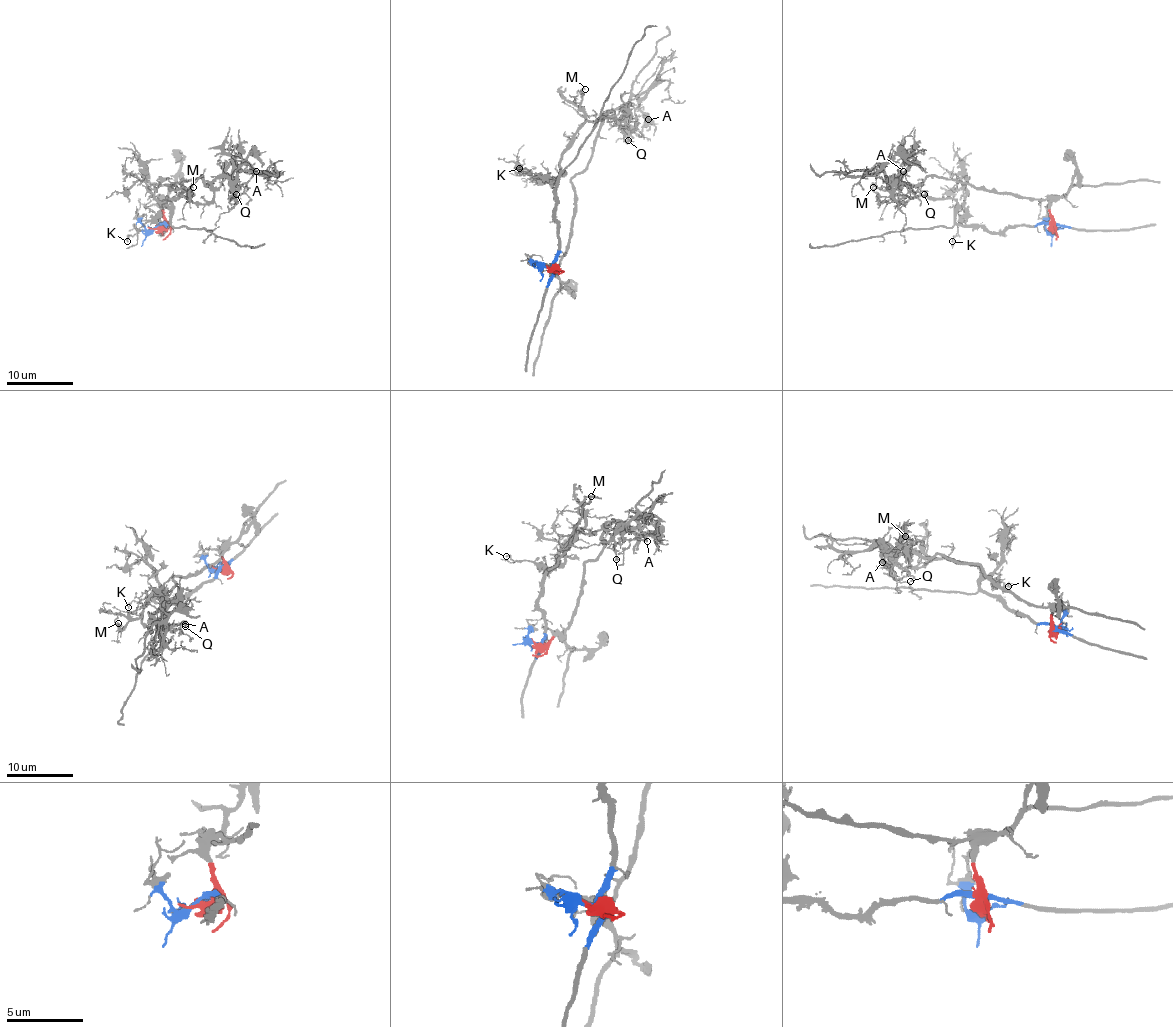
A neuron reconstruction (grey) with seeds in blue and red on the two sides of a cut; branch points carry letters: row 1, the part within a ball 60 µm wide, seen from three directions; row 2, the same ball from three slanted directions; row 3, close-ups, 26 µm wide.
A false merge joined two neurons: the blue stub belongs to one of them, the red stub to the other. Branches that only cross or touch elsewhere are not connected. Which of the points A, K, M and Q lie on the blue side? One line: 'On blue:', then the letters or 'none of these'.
On blue: K, M

